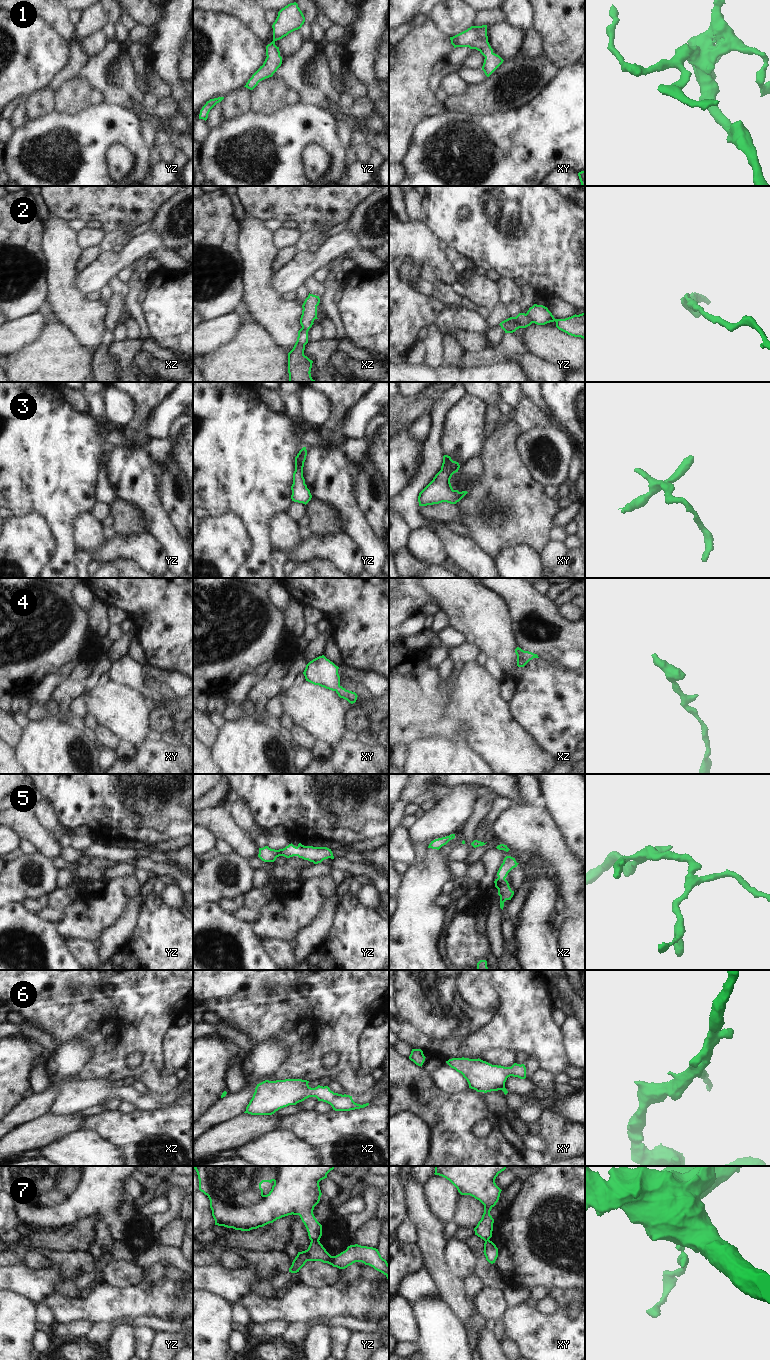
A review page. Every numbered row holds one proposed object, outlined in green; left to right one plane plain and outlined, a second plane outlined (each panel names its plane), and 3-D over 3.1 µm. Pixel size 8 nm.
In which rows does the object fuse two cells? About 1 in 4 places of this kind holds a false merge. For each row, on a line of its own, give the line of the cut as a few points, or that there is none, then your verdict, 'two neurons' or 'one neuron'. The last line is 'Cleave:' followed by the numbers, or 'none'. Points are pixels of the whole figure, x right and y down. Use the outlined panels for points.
1: cut none; one neuron
2: cut yz (526, 313), (533, 322); two neurons
3: cut none; one neuron
4: cut none; one neuron
5: cut none; one neuron
6: cut none; one neuron
7: cut yz (311, 1239), (318, 1241); two neurons
Cleave: 2, 7

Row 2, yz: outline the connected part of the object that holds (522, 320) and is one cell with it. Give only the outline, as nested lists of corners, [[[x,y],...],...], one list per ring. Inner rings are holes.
[[[519,313],[516,317],[510,317],[502,321],[499,325],[505,333],[513,333],[519,328],[526,328],[532,324],[532,320],[525,313]]]

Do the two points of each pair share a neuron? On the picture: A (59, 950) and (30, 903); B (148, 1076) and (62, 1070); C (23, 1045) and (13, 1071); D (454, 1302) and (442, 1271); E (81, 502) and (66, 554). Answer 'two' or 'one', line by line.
A: two
B: two
C: one
D: one
E: one

